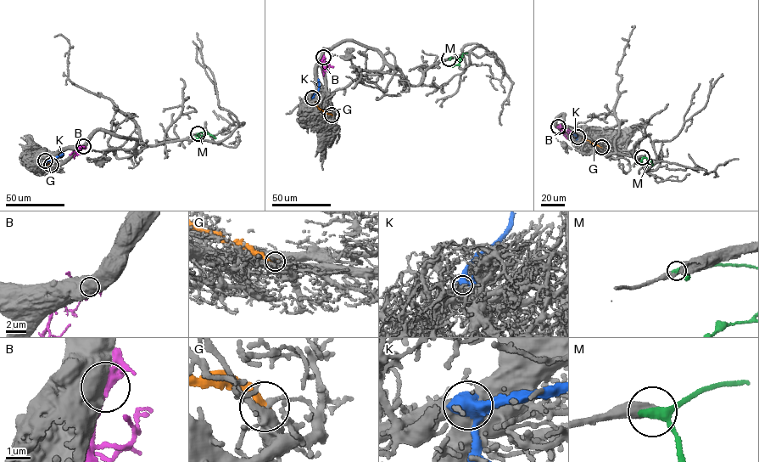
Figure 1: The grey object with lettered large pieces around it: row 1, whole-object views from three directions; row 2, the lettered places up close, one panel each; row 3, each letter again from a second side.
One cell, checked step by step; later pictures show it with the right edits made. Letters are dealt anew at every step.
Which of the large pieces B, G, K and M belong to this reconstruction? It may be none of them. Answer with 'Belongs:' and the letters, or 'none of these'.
Belongs: M

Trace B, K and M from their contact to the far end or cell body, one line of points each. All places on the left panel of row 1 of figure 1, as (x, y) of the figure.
B: (83, 146), (77, 152), (69, 154)
K: (45, 160), (64, 154)
M: (198, 133), (207, 132), (195, 135)

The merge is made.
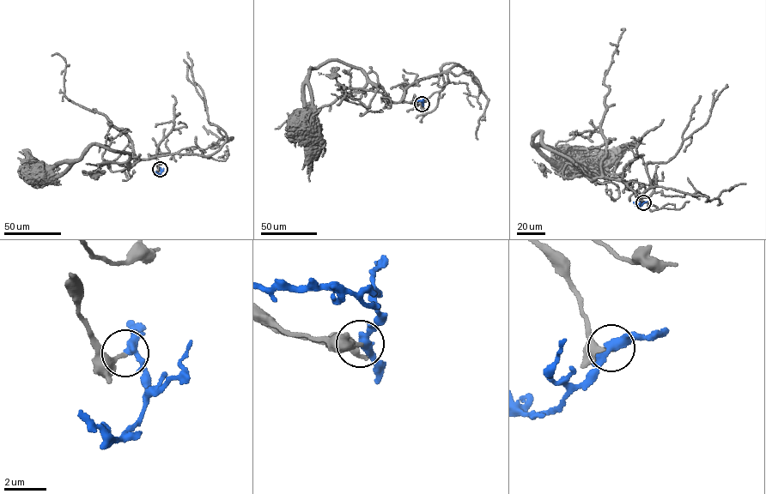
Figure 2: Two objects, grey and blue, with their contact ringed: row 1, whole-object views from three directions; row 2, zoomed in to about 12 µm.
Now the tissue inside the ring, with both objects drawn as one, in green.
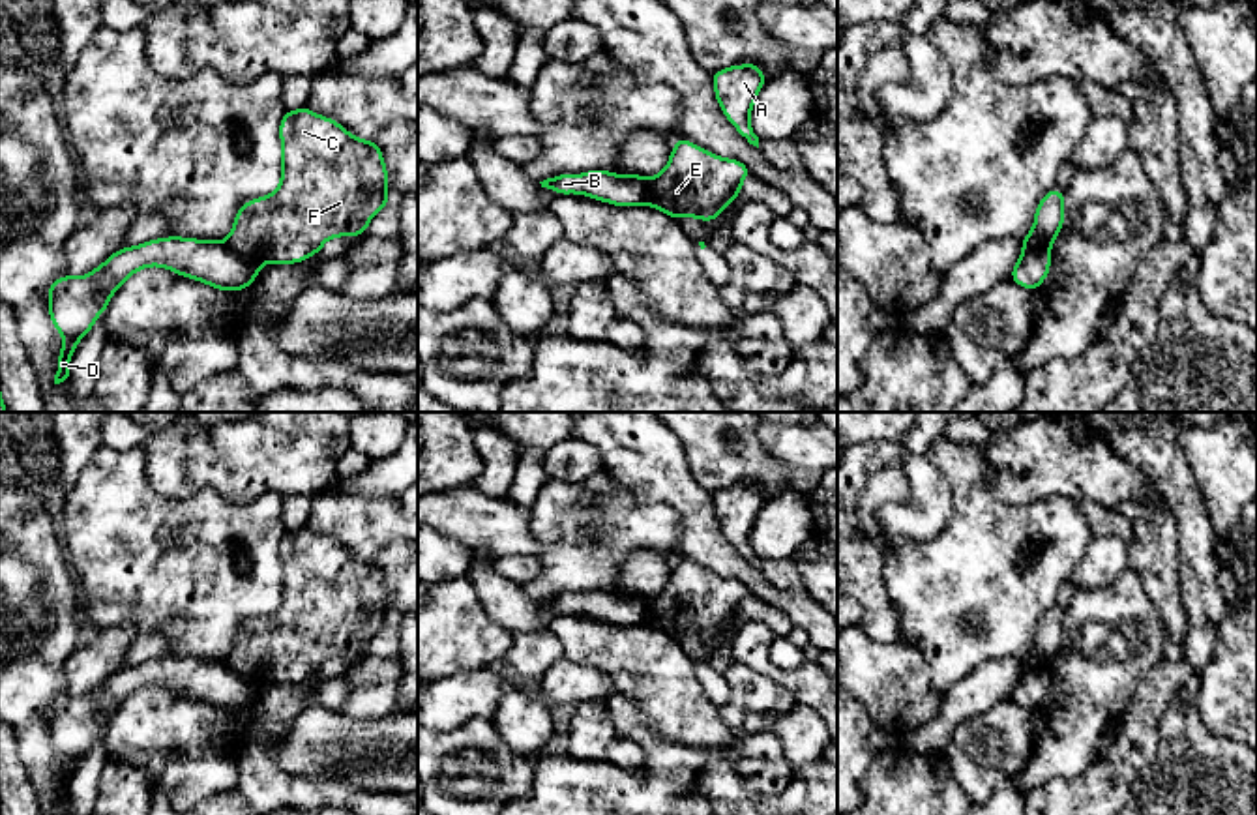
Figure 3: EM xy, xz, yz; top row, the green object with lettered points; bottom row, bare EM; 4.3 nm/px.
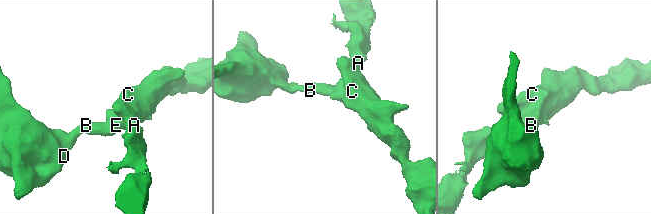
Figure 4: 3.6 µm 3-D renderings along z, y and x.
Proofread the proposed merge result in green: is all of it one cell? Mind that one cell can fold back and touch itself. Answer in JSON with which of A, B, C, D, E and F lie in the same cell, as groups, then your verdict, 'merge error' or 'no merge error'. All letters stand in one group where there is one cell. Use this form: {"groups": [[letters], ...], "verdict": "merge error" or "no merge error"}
{"groups": [["A", "C", "E", "F"], ["B", "D"]], "verdict": "merge error"}

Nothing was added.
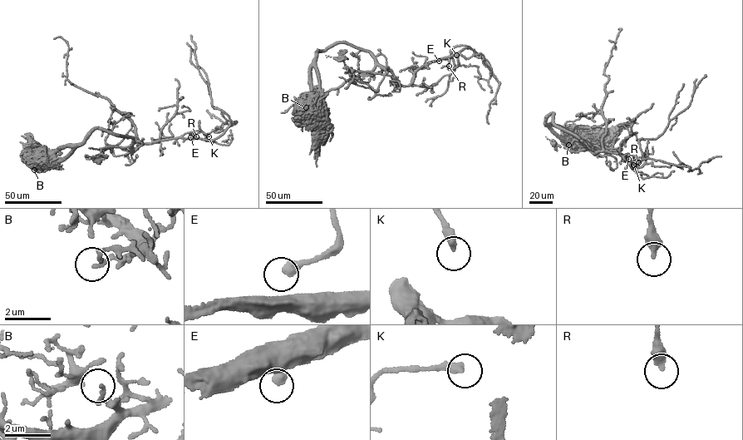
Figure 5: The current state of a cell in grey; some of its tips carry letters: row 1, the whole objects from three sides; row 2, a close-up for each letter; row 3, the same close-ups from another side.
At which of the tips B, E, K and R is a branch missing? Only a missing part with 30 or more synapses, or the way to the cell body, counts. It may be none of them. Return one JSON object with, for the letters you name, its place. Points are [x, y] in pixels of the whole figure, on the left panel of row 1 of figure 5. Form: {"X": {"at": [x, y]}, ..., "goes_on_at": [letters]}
{"B": {"at": [34, 170]}, "goes_on_at": ["B"]}

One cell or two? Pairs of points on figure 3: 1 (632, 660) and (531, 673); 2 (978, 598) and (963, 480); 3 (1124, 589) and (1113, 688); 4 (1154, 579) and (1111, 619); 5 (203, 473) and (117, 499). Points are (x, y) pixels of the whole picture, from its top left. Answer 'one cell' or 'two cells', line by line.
1: two cells
2: one cell
3: one cell
4: two cells
5: two cells

